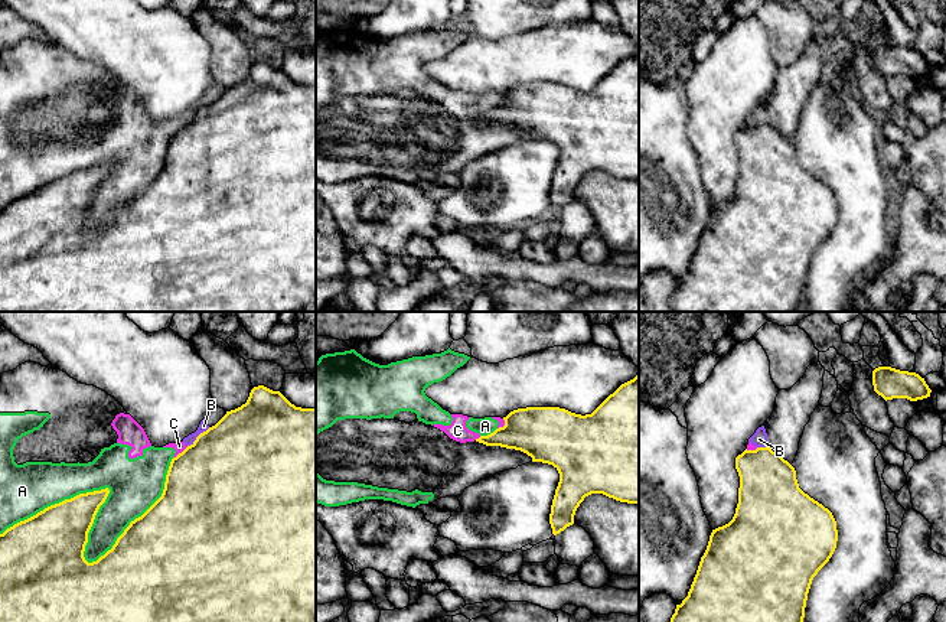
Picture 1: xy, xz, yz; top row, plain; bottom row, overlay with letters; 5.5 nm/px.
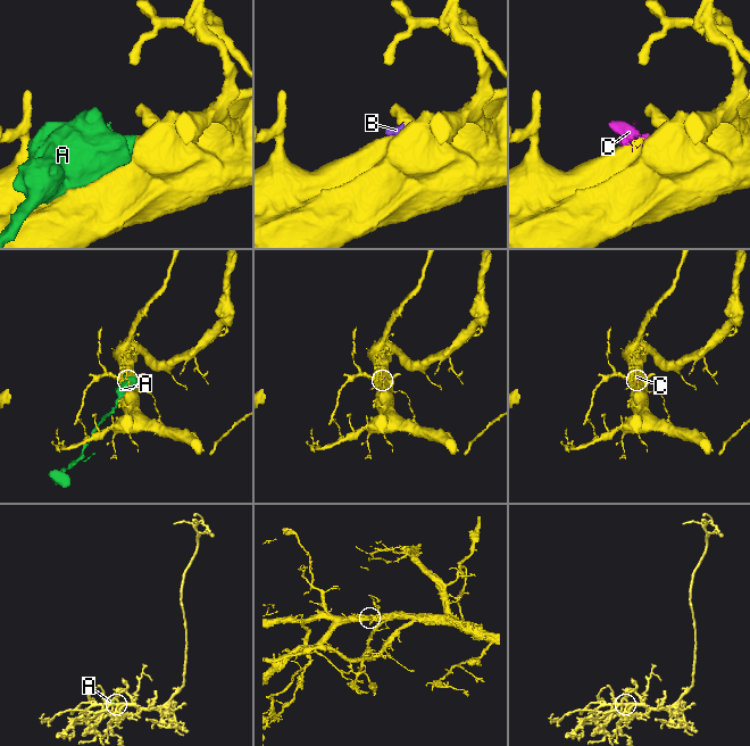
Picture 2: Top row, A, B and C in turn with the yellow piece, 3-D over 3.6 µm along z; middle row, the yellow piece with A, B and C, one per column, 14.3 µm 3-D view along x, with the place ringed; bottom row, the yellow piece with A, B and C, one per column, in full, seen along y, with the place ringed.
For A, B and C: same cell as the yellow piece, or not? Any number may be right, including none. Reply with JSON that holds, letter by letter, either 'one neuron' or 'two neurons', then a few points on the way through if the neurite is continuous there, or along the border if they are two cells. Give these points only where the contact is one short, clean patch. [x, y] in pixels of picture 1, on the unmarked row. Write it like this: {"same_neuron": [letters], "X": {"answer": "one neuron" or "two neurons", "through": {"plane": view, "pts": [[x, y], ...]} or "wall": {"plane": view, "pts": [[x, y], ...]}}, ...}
{"same_neuron": [], "A": {"answer": "two neurons"}, "B": {"answer": "two neurons", "wall": {"plane": "xy", "pts": [[209, 104], [186, 124]]}}, "C": {"answer": "two neurons", "wall": {"plane": "xy", "pts": [[186, 124], [173, 134]]}}}

